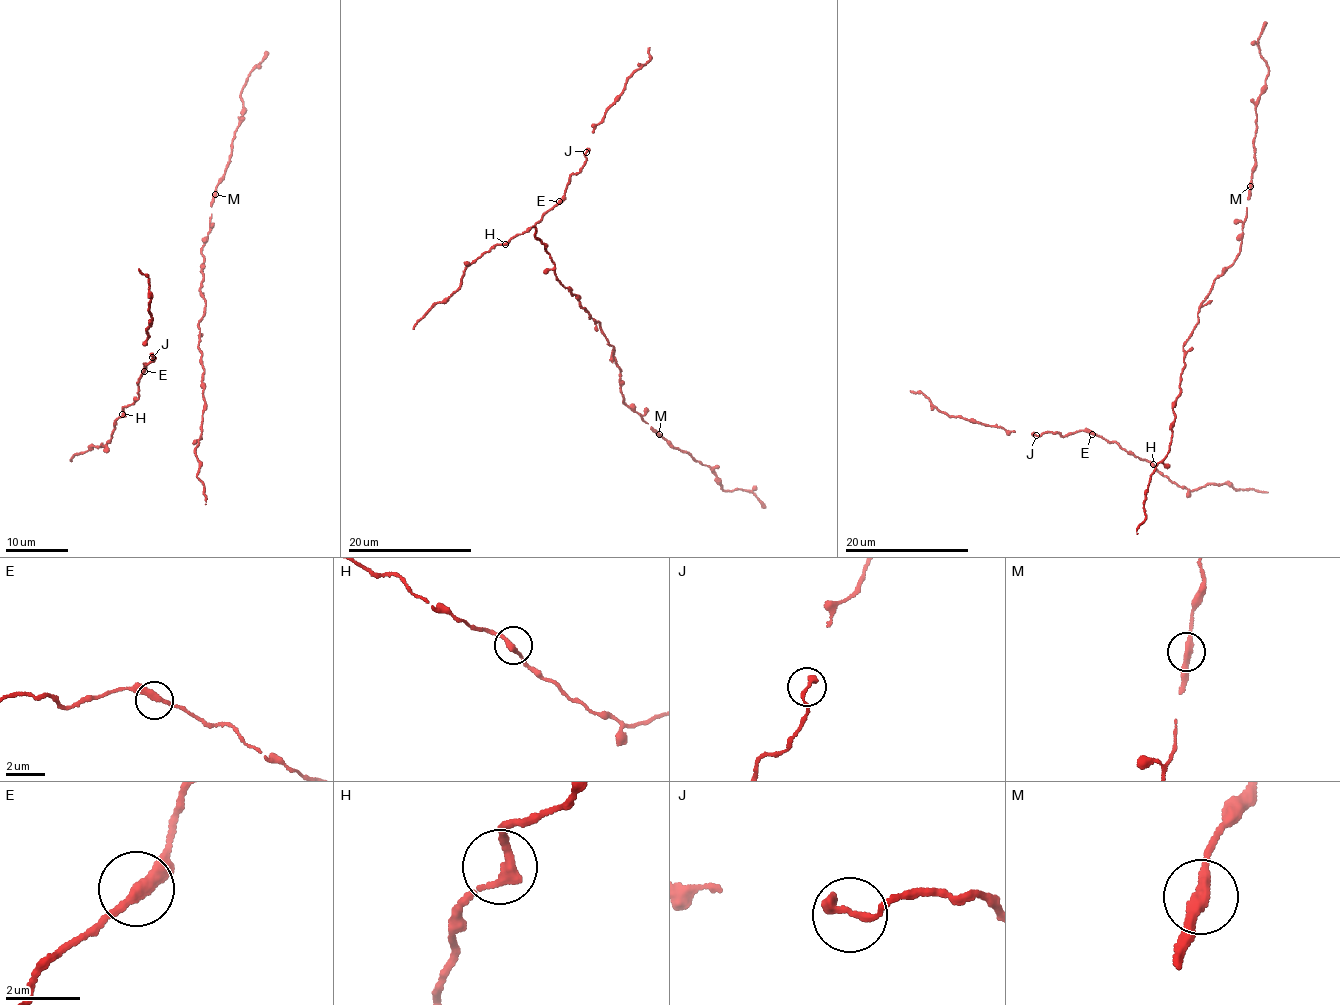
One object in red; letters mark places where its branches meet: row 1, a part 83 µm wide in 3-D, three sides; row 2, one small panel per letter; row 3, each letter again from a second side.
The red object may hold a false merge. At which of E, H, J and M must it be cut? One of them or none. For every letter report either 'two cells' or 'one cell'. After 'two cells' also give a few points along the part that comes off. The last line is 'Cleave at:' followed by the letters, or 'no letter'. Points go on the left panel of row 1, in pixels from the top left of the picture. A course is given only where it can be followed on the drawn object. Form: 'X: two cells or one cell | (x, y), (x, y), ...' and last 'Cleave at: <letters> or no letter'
E: one cell
H: one cell
J: one cell
M: one cell
Cleave at: no letter

